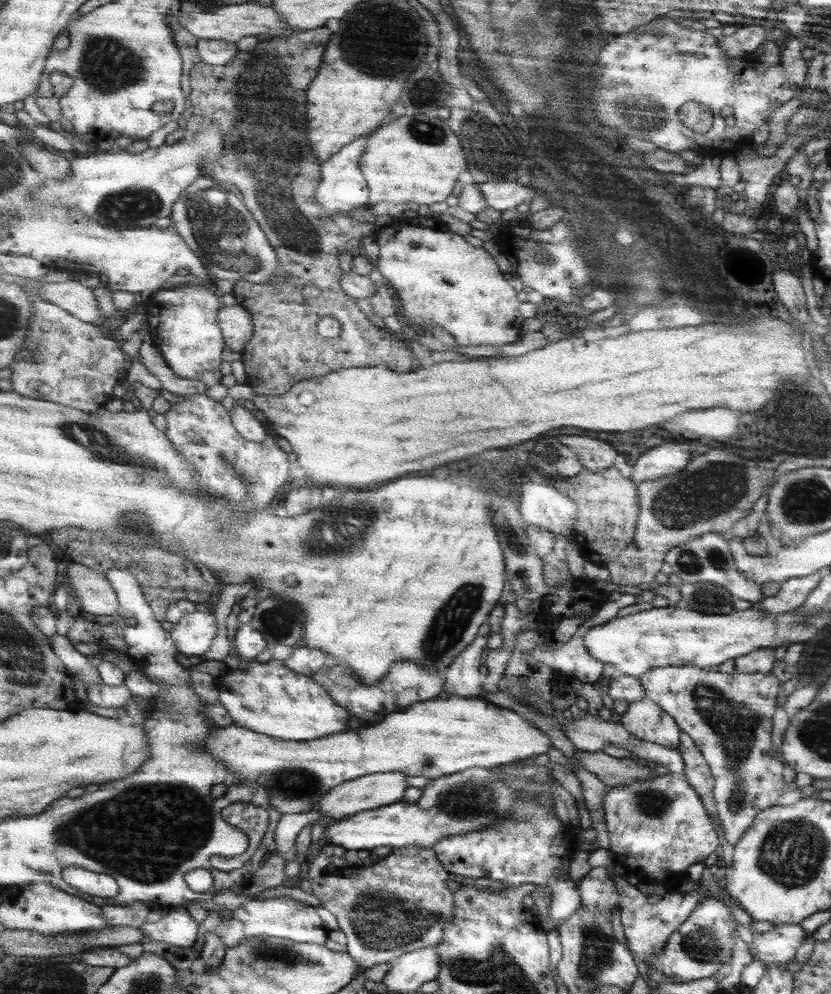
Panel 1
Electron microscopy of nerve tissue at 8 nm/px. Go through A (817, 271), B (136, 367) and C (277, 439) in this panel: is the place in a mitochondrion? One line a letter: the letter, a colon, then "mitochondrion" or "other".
A: other
B: other
C: other

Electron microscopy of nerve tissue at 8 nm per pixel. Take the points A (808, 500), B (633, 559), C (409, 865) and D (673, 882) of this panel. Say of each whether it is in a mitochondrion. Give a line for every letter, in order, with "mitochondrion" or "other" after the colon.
A: mitochondrion
B: other
C: other
D: other

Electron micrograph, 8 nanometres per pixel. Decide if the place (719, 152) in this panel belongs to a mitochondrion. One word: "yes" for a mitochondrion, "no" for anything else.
no

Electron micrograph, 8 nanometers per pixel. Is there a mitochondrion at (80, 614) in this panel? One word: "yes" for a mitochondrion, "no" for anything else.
no

